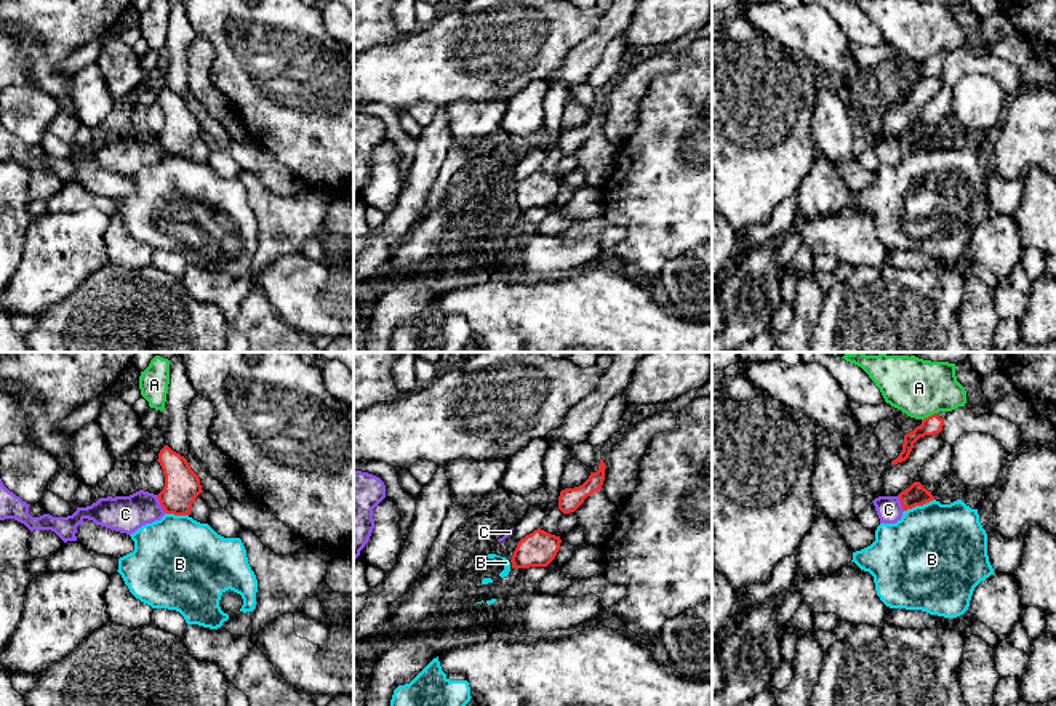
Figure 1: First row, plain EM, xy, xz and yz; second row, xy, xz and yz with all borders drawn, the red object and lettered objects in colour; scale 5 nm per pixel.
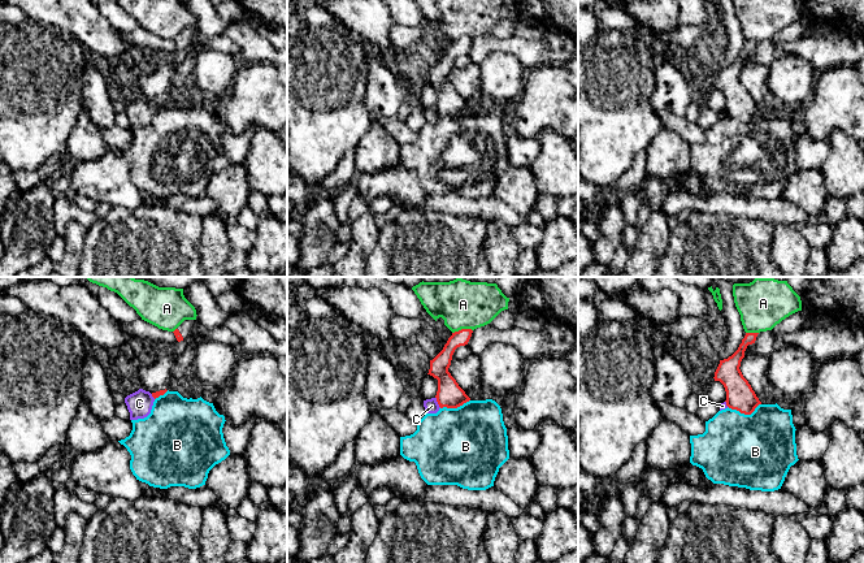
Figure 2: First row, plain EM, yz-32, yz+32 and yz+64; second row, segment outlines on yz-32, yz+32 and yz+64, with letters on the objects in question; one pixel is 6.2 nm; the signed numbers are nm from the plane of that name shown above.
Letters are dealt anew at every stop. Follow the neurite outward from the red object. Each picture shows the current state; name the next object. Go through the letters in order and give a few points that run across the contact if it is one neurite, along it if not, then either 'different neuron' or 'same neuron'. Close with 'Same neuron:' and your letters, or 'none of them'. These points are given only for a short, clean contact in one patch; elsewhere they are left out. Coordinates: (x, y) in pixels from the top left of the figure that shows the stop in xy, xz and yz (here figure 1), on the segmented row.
A: line yz (936, 412), (922, 420); different neuron
B: line yz (933, 498), (904, 511); different neuron
C: line xy (156, 495), (167, 513); different neuron
Same neuron: none of them

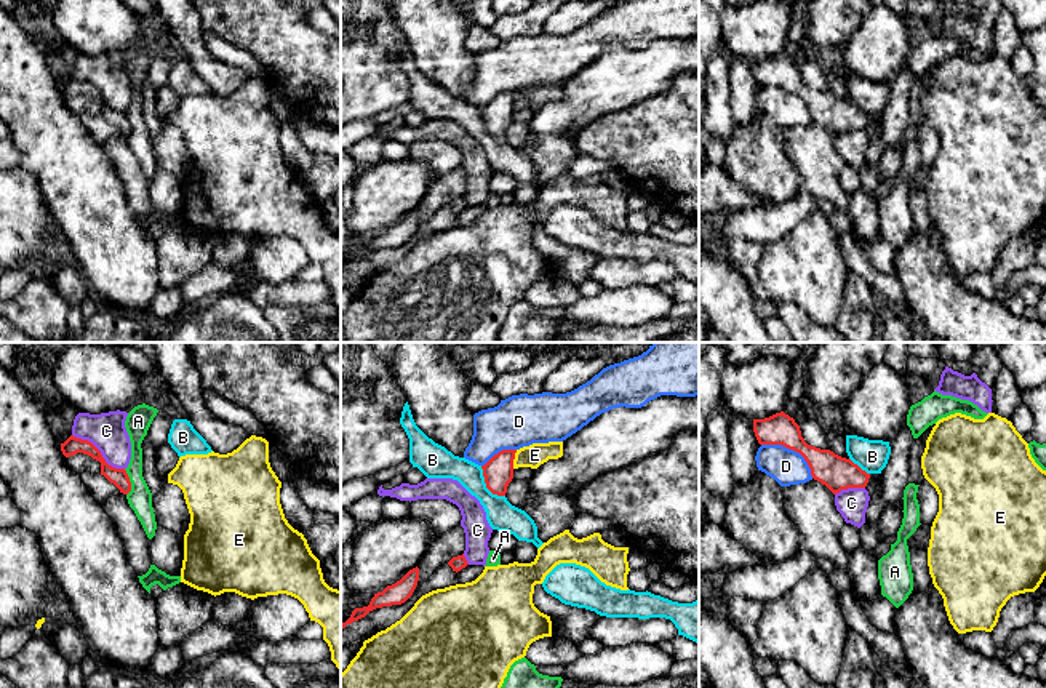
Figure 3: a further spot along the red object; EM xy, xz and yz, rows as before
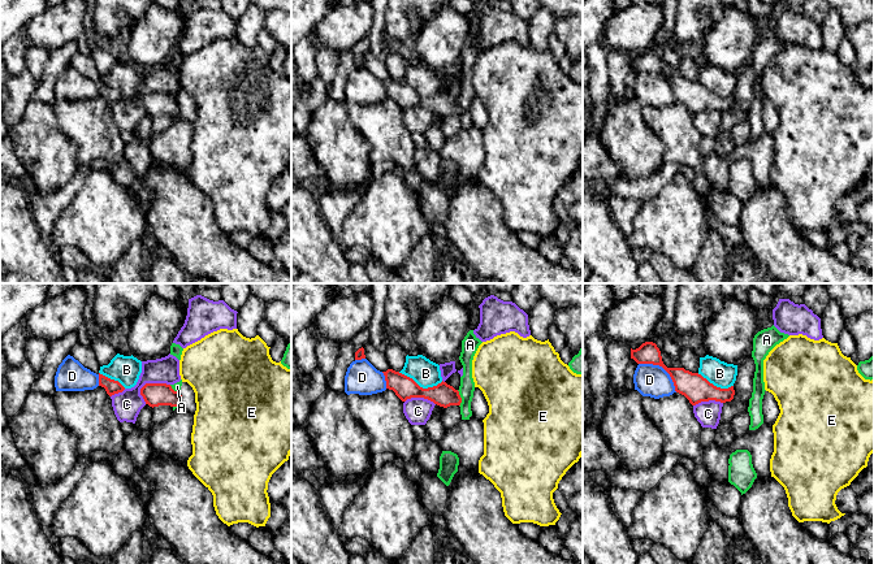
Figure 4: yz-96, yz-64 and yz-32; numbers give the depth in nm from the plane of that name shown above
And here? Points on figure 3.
A: line xy (123, 469), (130, 482), (127, 495); different neuron
B: line xz (480, 466), (485, 485), (493, 493), (504, 496); different neuron
C: different neuron
D: line yz (762, 444), (781, 444), (795, 450), (806, 463), (813, 477); different neuron
E: line xz (517, 450), (512, 468); different neuron
Same neuron: none of them

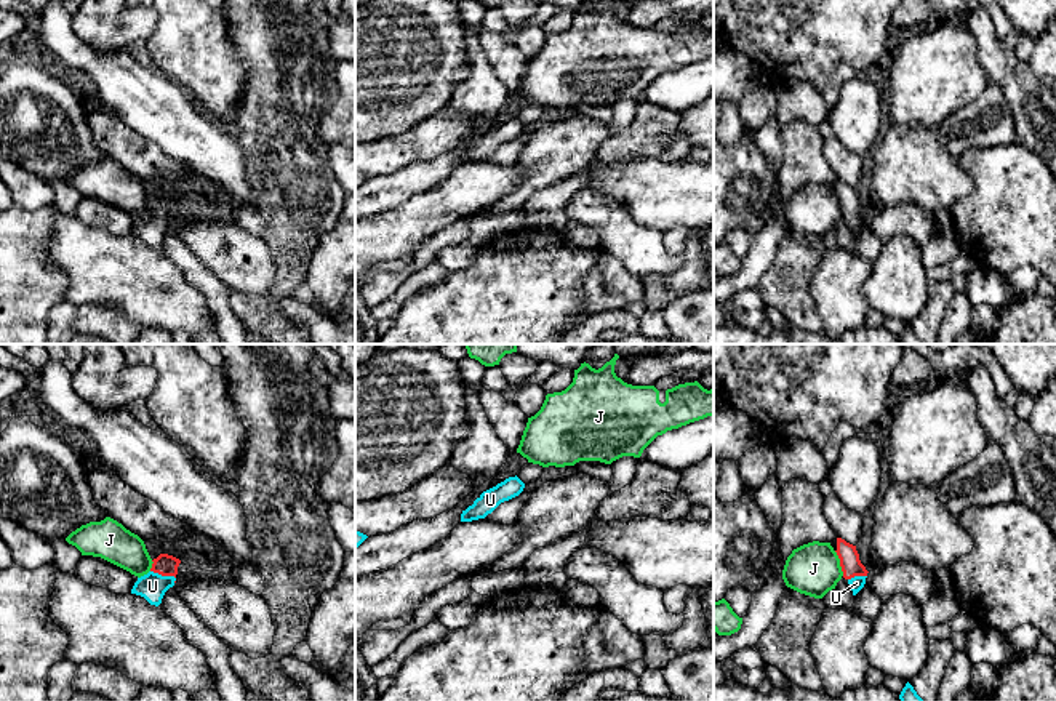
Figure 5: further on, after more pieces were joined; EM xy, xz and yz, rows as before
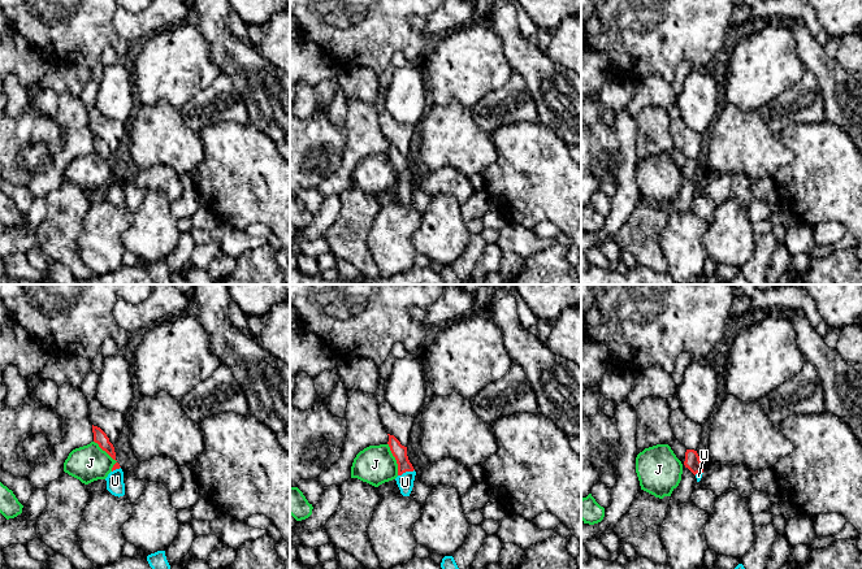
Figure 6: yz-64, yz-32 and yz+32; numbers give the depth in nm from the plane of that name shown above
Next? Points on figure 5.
J: line yz (834, 551), (844, 575); different neuron
U: line xy (167, 565), (165, 575), (152, 586); same neuron
Same neuron: U

